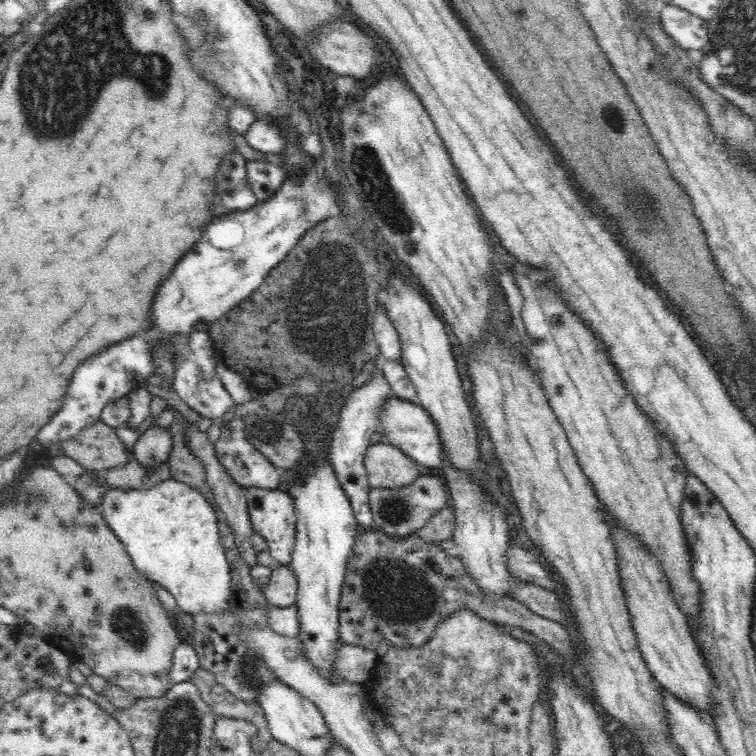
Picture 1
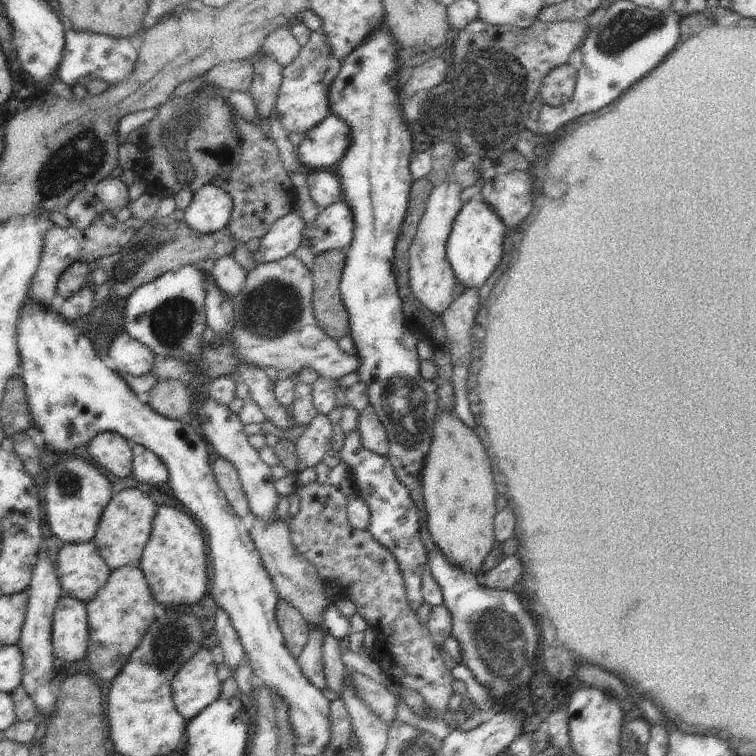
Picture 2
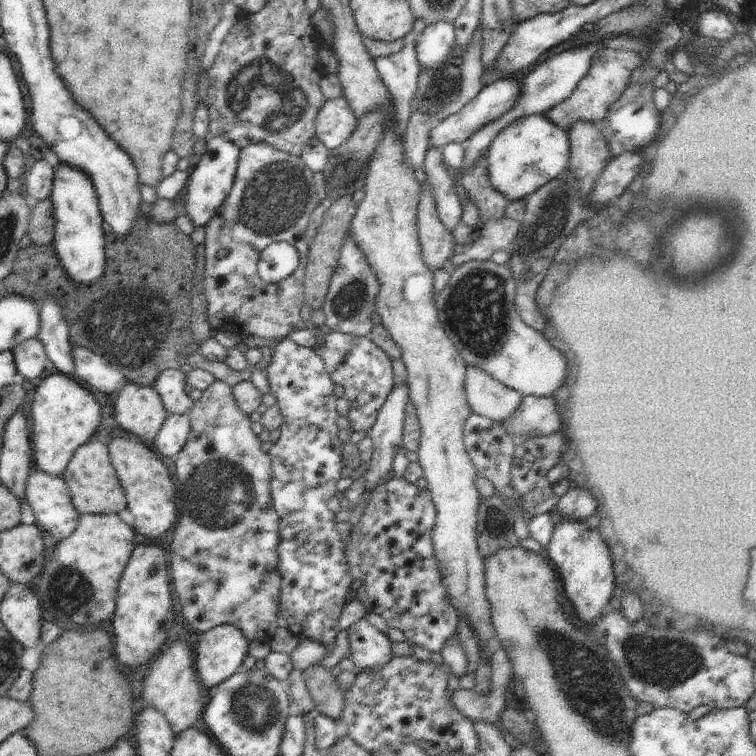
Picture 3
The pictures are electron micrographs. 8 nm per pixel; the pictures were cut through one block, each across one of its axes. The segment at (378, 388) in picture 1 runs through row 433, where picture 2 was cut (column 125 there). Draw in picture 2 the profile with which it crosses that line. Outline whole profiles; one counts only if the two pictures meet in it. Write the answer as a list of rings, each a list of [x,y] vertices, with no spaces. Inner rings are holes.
[[[125,332],[111,344],[108,362],[117,372],[138,378],[152,372],[155,356],[145,344]]]

